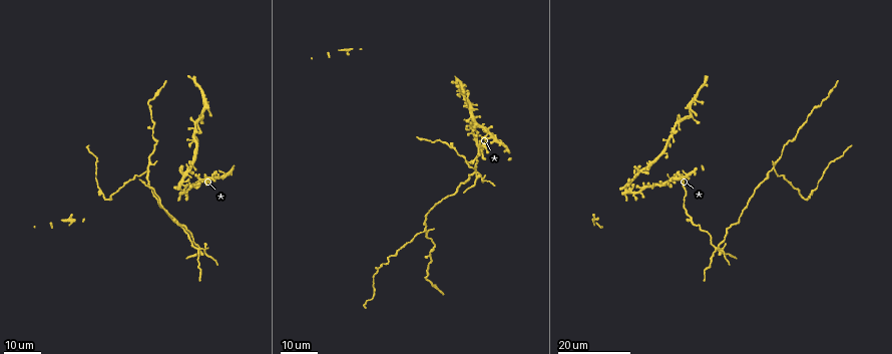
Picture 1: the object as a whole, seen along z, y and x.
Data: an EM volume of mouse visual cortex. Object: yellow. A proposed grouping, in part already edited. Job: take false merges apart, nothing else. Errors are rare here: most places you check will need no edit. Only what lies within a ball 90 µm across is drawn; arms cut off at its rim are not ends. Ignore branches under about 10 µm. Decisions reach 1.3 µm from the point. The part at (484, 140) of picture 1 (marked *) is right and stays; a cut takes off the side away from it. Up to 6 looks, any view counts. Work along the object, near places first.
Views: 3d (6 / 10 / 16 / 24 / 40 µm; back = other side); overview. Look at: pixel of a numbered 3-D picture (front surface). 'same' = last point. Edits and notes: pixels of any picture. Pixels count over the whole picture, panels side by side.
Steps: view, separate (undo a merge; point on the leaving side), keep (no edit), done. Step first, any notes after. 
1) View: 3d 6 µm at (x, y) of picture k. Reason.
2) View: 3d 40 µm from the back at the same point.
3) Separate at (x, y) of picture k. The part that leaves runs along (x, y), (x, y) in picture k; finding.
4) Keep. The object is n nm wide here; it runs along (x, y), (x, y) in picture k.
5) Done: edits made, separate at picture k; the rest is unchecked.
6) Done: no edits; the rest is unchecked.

View: 3d 16 µm at (423, 228) of picture 1. Branch point.

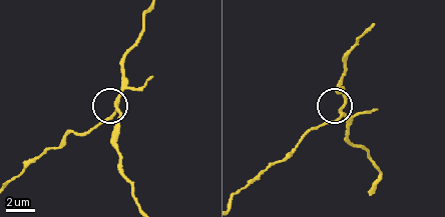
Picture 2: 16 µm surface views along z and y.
View: 3d 6 µm at (117, 100) of picture 2.

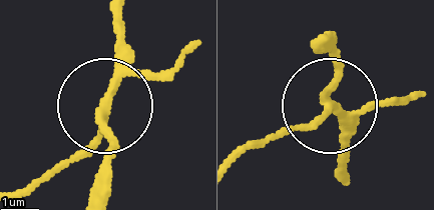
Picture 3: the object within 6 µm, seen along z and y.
Separate at (90, 156) of picture 3. 3 arms meet here; the part that leaves runs along (107, 114), (78, 149), (11, 193) in picture 3; a second neuron is stuck on.

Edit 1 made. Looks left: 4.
View: 3d 16 µm at (470, 119) of picture 1. Four or more arms meet.

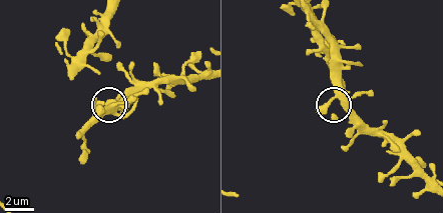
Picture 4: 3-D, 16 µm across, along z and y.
View: 3d 6 µm at (336, 96) of picture 4. Zoom in.

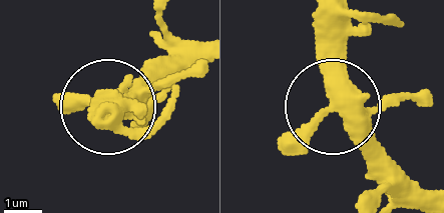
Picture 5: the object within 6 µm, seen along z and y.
Keep. It runs along (195, 49), (137, 78), (108, 106) in picture 5; all the same neuron.

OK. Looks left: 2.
View: 3d 24 µm at (198, 247) of picture 1. Looks like a crossing.

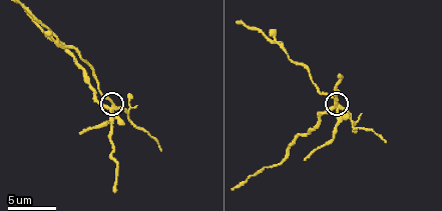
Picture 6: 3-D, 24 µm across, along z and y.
View: 3d 10 µm at (107, 109) of picture 6.

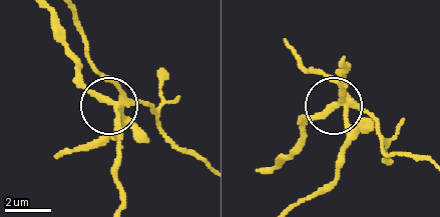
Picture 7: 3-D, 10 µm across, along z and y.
Separate at (137, 127) of picture 7. The part that leaves runs along (118, 104), (116, 89), (91, 60), (82, 26), (72, 14) in picture 7; two neurons meet here.

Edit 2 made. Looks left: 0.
Done: edits made, separate at picture 3, separate at picture 7; the rest is unchecked.

